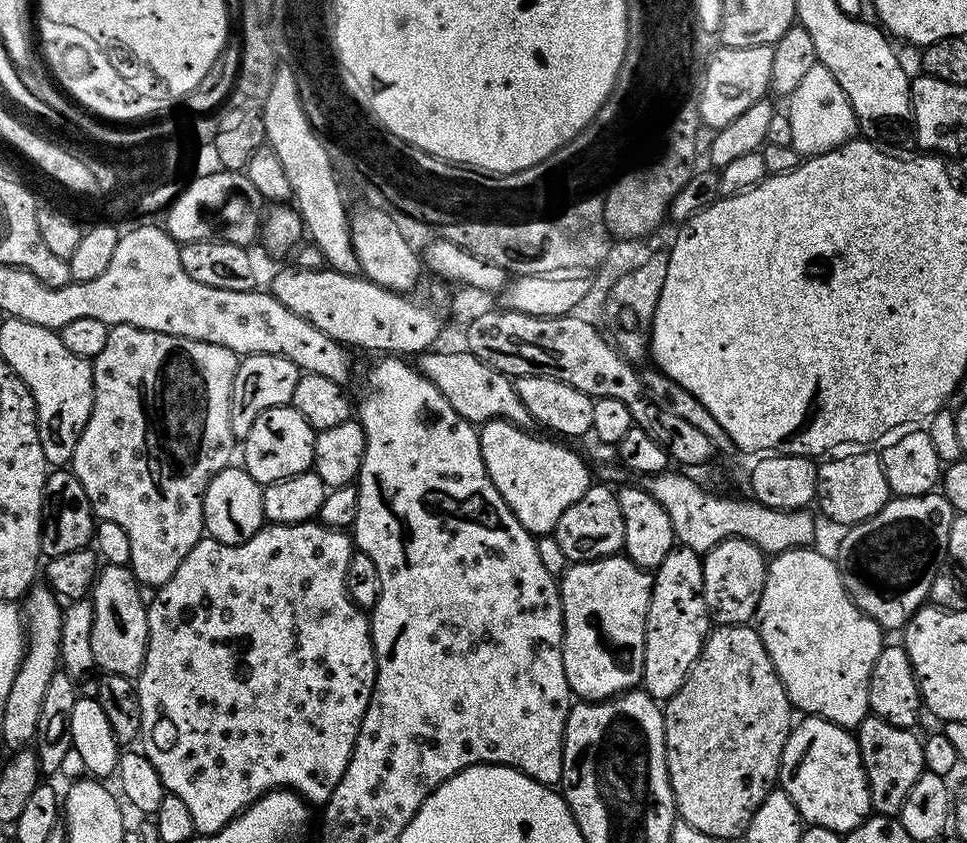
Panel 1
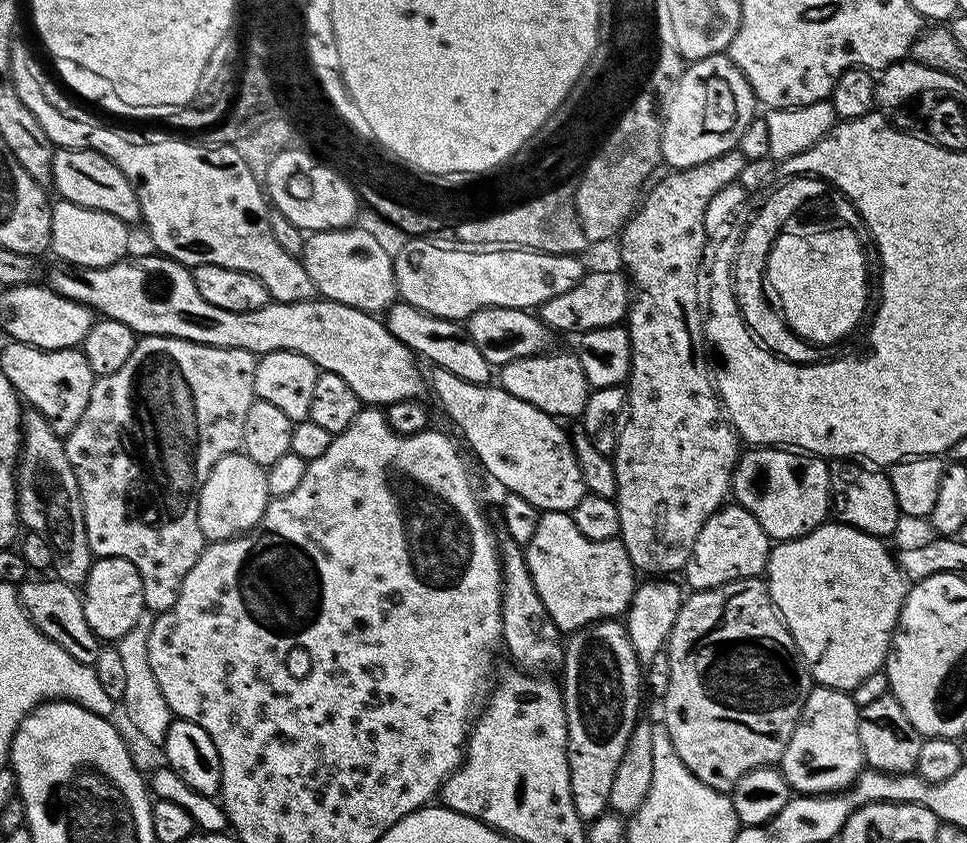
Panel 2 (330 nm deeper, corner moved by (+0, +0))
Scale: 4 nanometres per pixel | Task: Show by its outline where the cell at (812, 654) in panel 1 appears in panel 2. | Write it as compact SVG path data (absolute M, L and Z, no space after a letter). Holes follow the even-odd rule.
M825 522L797 540L779 541L769 551L766 569L768 593L784 619L813 681L826 688L851 693L858 682L881 671L892 646L892 634L909 590L896 557L883 539L849 524Z

